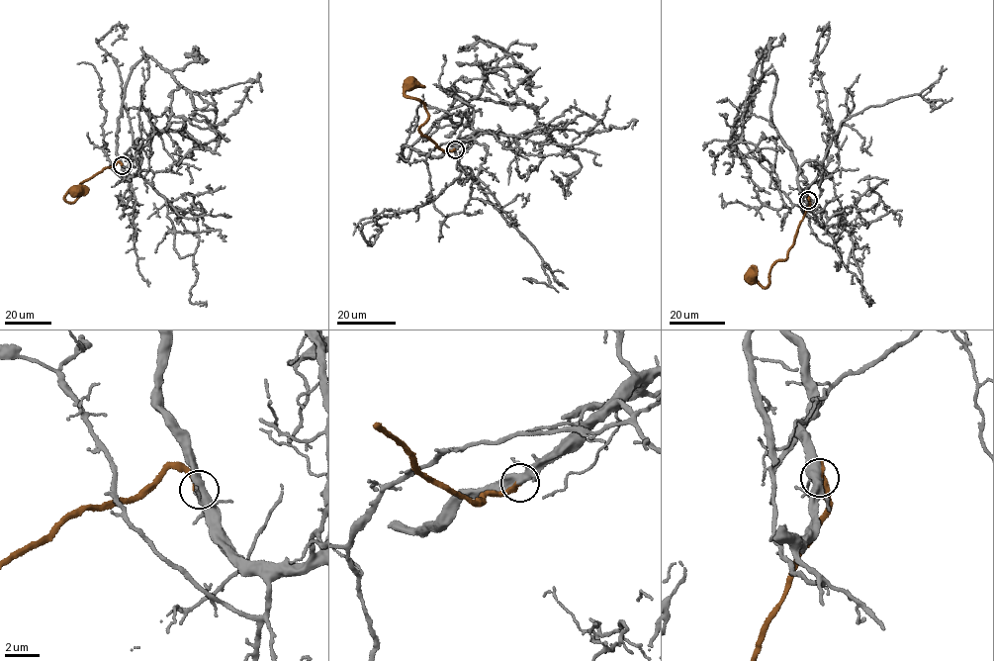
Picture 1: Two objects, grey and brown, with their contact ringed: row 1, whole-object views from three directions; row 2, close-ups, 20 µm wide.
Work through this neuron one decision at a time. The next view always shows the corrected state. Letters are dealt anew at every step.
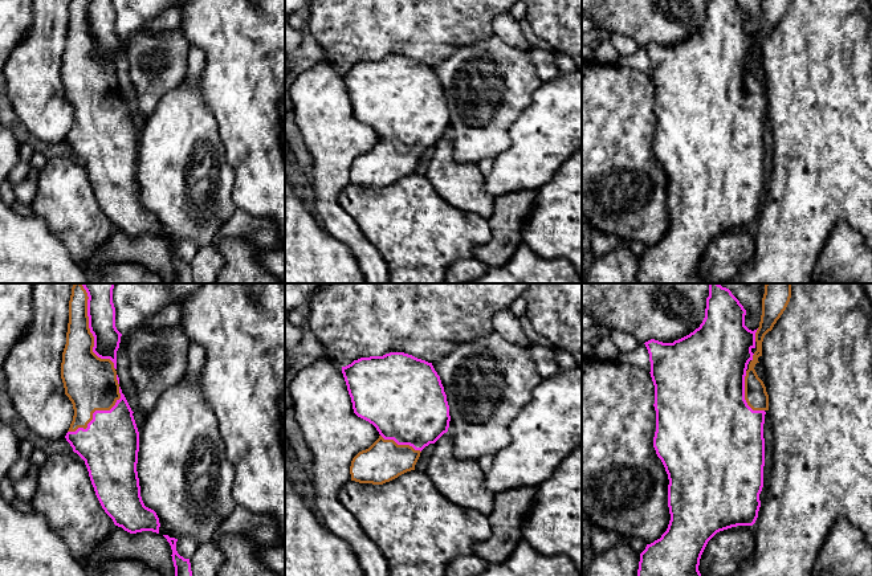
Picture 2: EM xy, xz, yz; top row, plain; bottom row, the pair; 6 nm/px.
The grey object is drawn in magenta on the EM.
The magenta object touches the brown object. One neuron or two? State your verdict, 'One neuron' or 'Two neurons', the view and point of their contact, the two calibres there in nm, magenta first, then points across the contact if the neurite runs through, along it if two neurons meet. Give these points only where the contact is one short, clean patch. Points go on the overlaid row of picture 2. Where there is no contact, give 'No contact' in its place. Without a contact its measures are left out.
One neuron. Touches magenta at xy (90, 330). Thickness 170 nm (magenta) against 260 nm

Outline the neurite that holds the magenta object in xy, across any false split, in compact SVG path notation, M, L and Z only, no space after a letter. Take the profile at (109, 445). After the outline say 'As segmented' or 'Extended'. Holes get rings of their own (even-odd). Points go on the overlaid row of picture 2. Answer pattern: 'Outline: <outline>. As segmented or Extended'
Outline: M74 283L72 287L66 344L61 363L61 379L65 395L73 404L74 416L65 438L73 448L73 452L85 461L95 495L114 524L130 534L142 531L159 534L159 518L154 510L144 506L140 497L136 471L139 432L133 416L134 412L122 393L119 377L115 371L117 351L122 334L115 327L113 289L114 283Z. Extended

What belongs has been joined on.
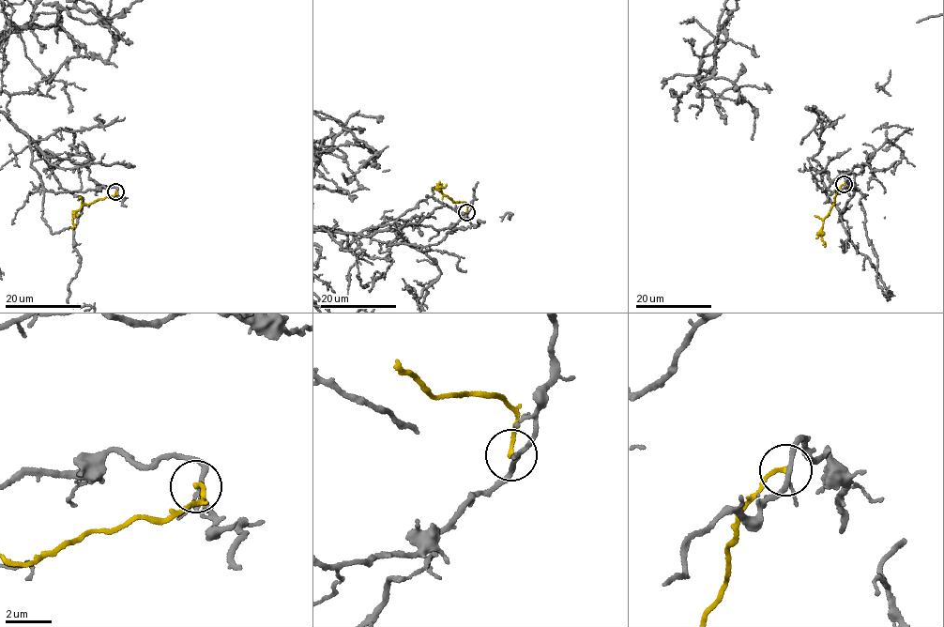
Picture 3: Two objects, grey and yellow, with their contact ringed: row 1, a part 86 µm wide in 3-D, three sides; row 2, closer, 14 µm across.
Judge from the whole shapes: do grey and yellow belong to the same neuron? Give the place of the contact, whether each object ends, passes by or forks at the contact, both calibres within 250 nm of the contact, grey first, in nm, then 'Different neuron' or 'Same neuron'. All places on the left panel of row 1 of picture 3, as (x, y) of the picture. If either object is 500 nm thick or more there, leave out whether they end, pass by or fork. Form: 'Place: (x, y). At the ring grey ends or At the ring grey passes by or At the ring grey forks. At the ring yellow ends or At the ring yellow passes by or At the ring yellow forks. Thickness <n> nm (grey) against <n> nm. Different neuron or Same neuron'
Place: (115, 191). At the ring grey forks. At the ring yellow ends. Thickness 160 nm (grey) against 170 nm. Different neuron

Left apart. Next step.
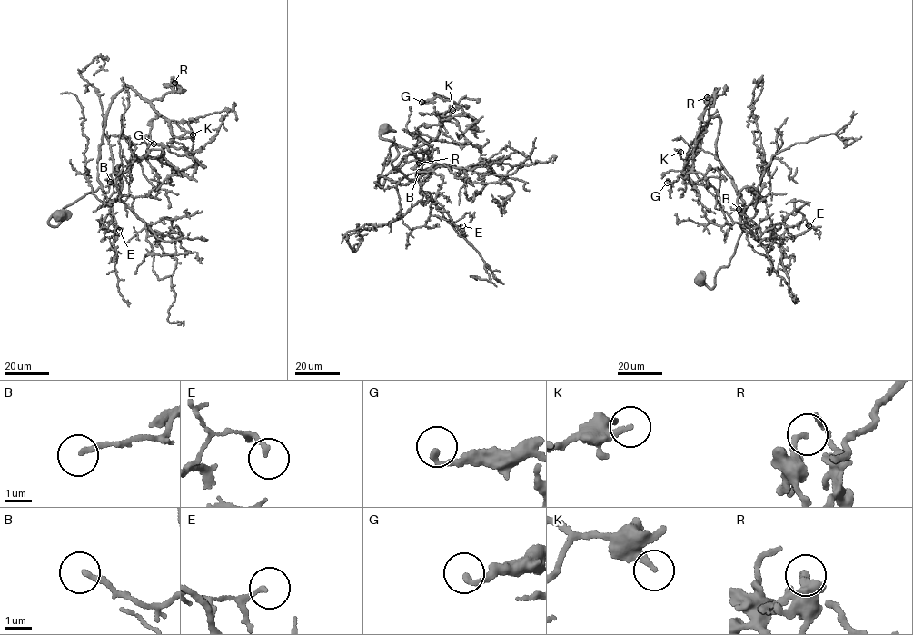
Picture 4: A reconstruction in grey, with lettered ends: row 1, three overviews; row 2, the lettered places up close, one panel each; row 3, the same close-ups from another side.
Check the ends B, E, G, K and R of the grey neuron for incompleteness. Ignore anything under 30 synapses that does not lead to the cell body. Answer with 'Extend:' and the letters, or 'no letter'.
Extend: B

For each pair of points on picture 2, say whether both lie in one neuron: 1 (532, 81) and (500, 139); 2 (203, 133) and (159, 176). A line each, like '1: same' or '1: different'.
1: same
2: same

